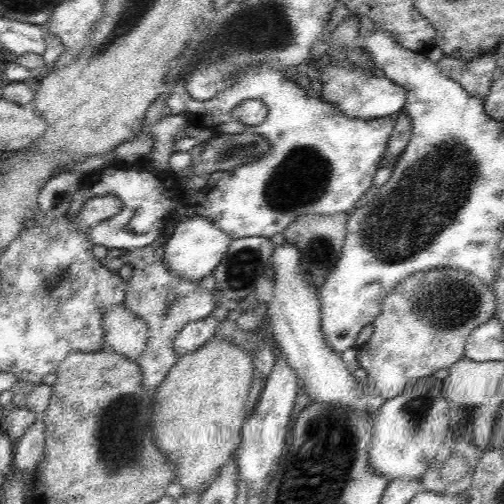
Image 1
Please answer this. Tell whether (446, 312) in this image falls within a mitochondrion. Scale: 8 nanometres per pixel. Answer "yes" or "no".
yes

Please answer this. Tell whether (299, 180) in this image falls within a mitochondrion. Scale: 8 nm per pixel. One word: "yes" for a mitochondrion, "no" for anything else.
yes

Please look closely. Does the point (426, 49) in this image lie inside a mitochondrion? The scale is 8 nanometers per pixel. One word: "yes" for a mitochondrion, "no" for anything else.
no

